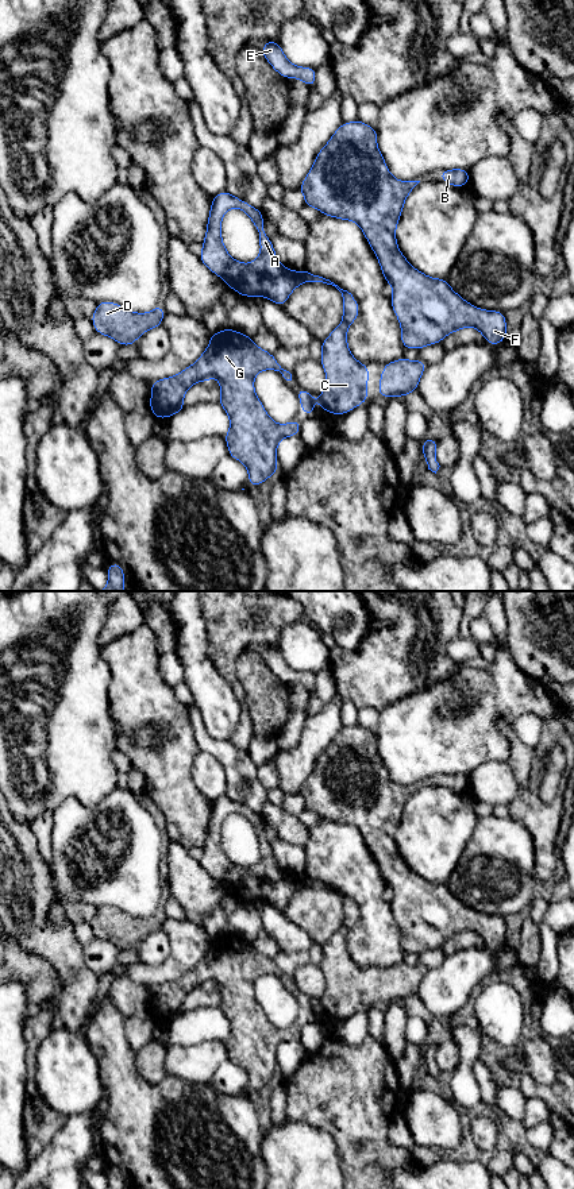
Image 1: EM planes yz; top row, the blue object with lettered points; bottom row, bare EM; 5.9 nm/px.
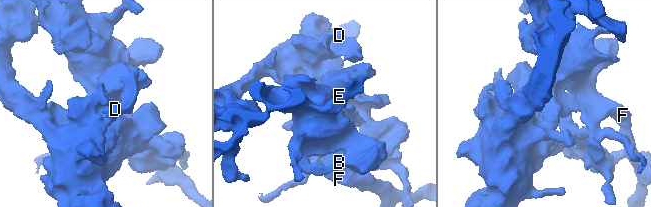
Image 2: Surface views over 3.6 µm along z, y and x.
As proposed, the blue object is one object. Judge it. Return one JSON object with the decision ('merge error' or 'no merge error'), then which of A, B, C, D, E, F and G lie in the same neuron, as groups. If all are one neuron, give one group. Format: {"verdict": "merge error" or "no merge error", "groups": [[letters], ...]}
{"verdict": "merge error", "groups": [["A", "B", "E", "F"], ["C", "D", "G"]]}

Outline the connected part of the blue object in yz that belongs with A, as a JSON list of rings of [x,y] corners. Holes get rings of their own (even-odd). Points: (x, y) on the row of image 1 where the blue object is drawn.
[[[226,190],[212,198],[203,251],[199,258],[240,296],[250,298],[261,296],[281,308],[292,292],[304,283],[296,271],[284,267],[277,259],[273,243],[265,232],[262,212]],[[232,208],[243,211],[253,220],[259,235],[261,254],[251,263],[235,260],[221,240],[221,219]]]

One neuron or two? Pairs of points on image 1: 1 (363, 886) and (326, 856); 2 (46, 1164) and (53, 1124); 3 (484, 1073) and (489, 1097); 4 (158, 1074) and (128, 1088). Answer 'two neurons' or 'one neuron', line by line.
1: one neuron
2: two neurons
3: one neuron
4: two neurons

